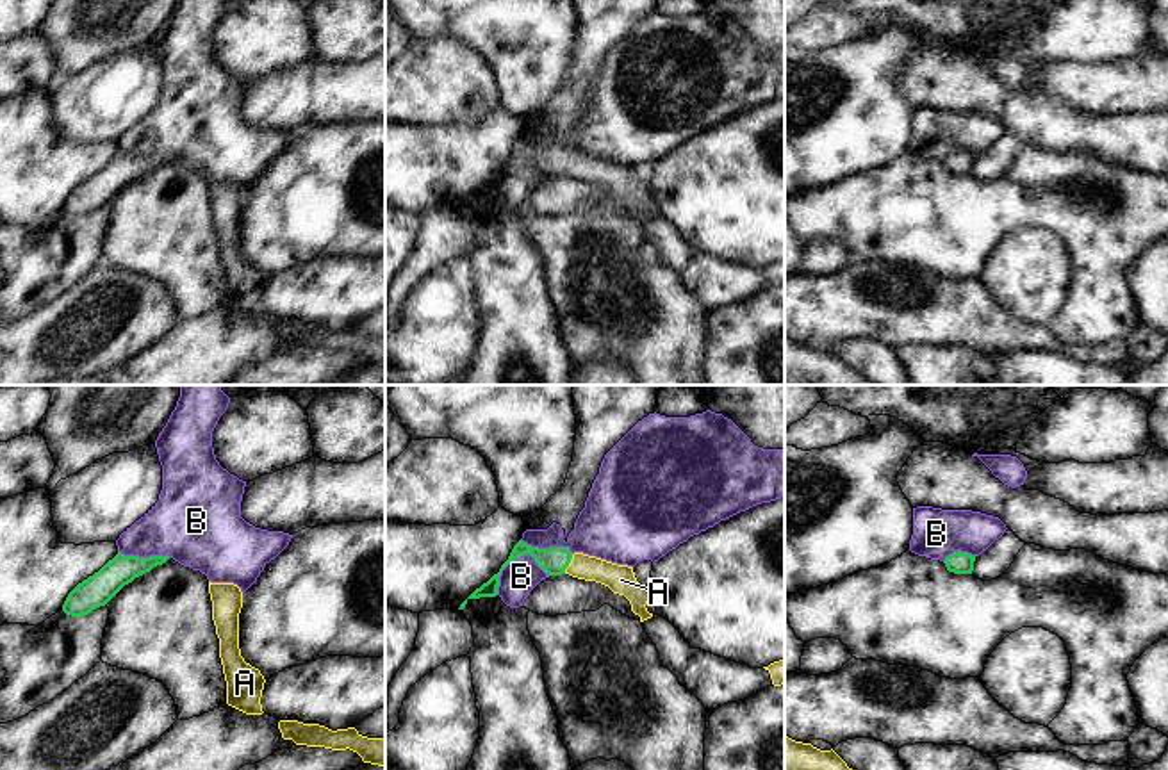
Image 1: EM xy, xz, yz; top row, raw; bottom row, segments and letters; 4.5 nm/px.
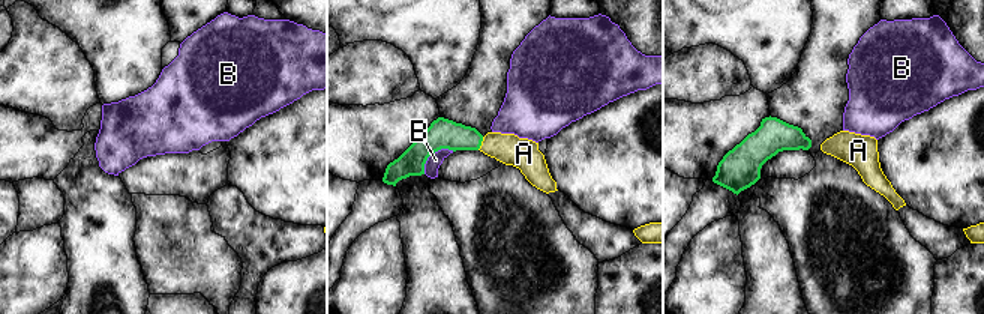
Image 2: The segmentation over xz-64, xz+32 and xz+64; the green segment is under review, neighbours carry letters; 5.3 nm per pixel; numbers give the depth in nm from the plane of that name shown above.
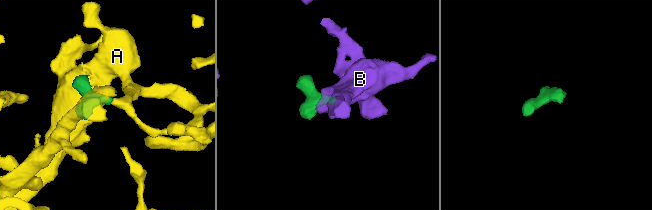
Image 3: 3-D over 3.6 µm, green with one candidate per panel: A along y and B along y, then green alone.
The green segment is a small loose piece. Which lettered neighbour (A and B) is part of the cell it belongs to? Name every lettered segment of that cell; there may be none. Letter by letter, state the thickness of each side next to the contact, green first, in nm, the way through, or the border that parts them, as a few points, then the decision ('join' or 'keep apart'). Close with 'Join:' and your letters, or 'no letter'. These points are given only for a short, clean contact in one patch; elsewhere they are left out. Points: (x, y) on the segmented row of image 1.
A: calibres 120 and 130 nm; way xz (555, 560), (569, 562), (621, 580); join
B: calibres 120 and 160 nm; border xz (550, 574), (530, 555), (521, 555), (501, 571), (496, 594); keep apart
Join: A

